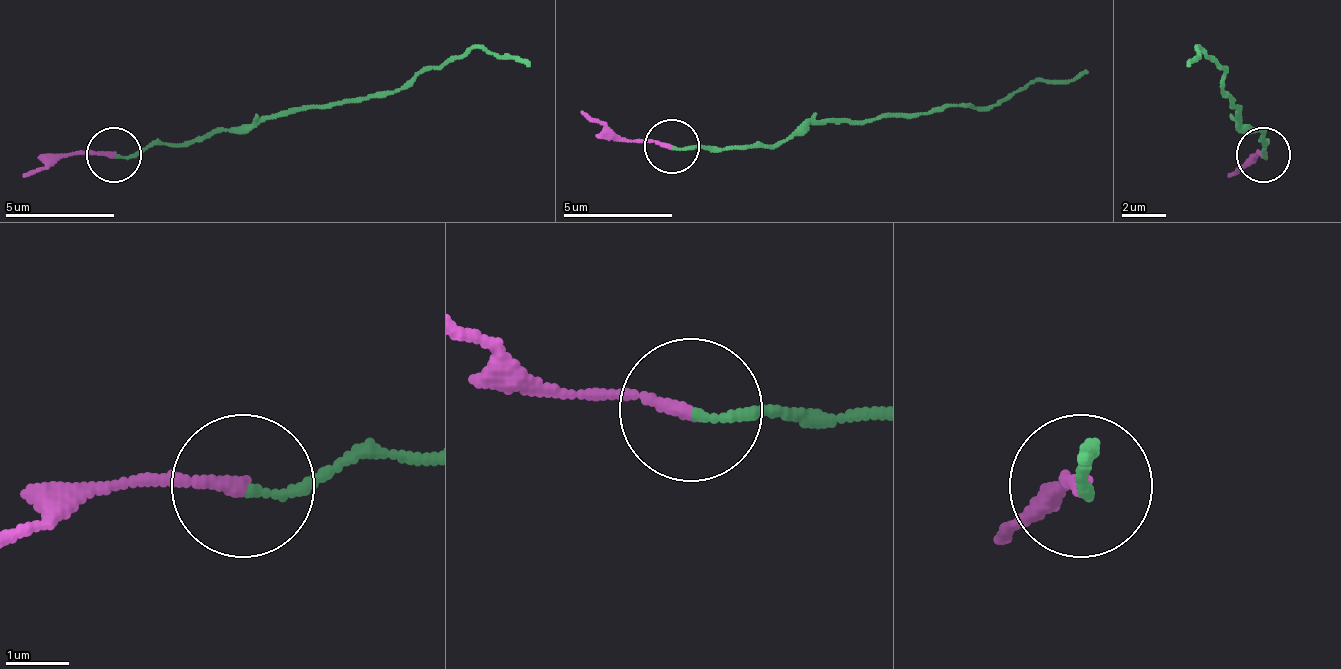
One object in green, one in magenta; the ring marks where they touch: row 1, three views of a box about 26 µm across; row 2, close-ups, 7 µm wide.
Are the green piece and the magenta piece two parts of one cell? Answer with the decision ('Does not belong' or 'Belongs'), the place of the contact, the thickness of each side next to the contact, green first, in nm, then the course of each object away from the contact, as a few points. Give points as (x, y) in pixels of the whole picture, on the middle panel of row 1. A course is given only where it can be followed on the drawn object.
Does not belong. Place: (672, 146). Thickness 130 nm (green) against 200 nm. Course of green: (673, 145), (744, 150), (804, 134), (815, 123), (952, 106), (1002, 106), (1034, 79), (1089, 74). Course of magenta: (673, 145), (613, 139), (580, 112)

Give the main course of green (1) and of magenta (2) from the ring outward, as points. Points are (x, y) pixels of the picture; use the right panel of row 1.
1: (1262, 156), (1267, 145), (1223, 95), (1223, 68), (1196, 46), (1191, 68)
2: (1262, 156), (1256, 156), (1229, 178)

